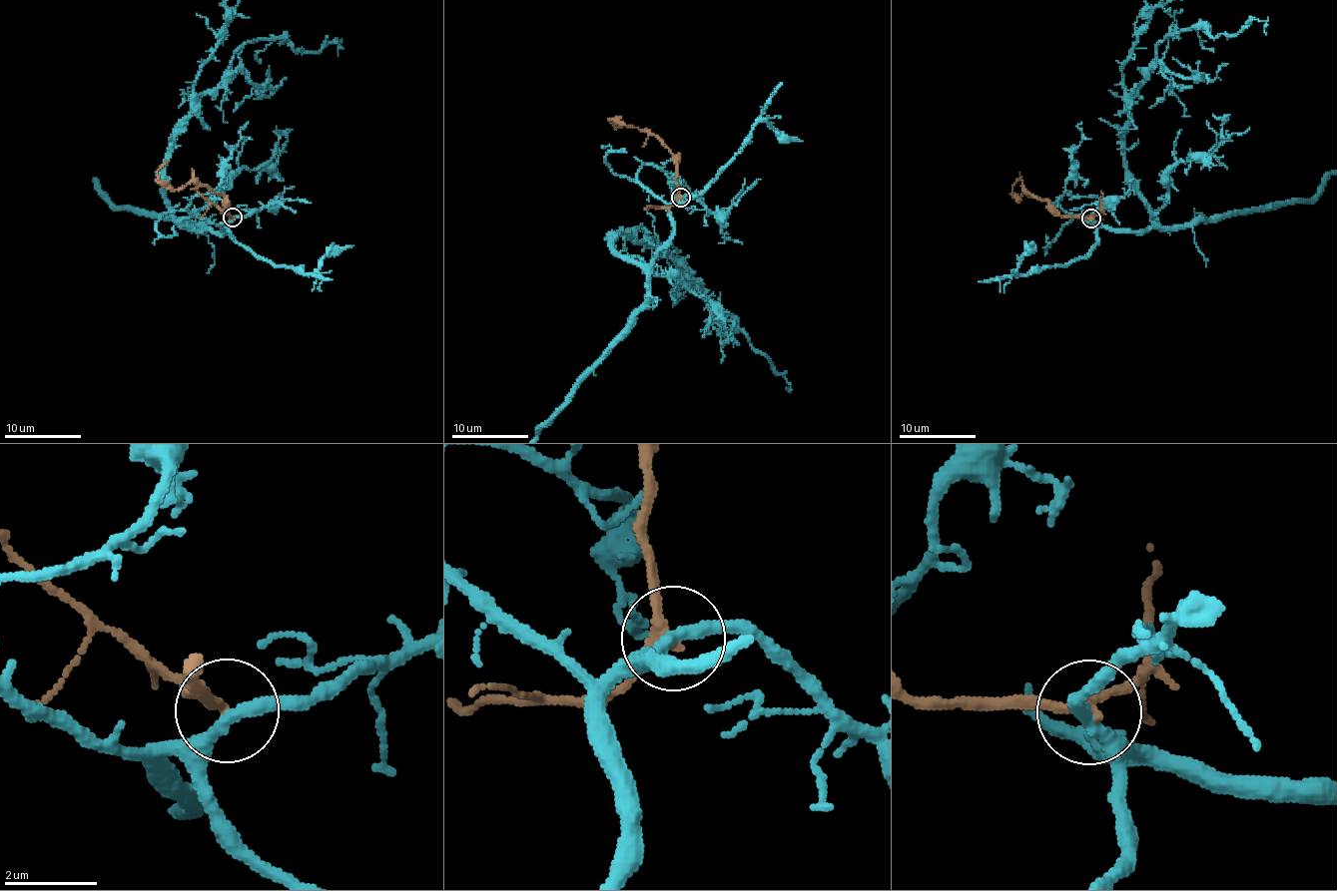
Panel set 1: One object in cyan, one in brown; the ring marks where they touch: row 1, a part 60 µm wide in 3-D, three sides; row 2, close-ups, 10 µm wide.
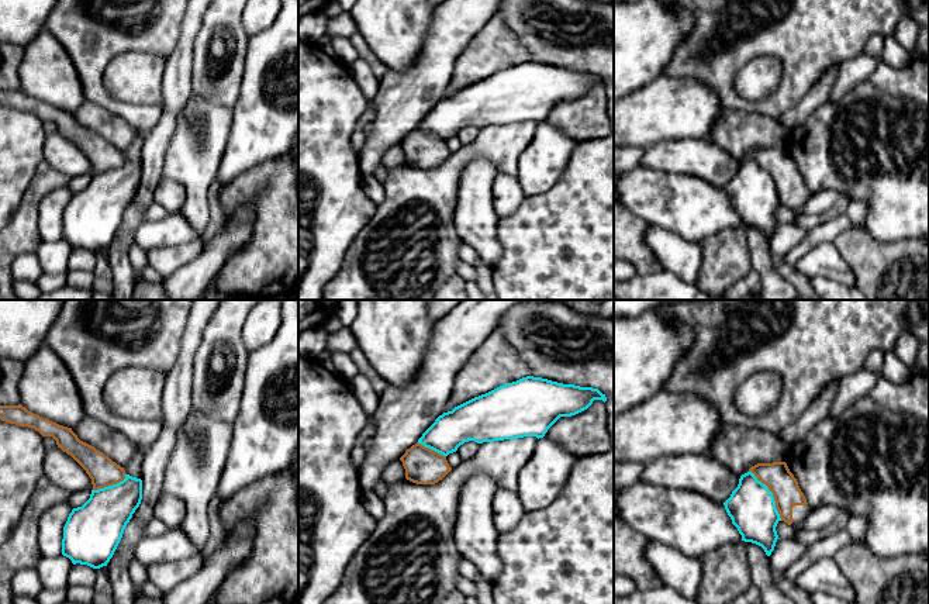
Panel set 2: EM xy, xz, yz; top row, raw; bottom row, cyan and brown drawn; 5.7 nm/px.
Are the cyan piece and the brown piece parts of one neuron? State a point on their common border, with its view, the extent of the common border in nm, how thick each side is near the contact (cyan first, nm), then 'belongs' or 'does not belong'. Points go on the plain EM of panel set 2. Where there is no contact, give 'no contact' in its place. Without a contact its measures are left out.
yz (772, 179) | 340 nm | 280/160 nm | does not belong

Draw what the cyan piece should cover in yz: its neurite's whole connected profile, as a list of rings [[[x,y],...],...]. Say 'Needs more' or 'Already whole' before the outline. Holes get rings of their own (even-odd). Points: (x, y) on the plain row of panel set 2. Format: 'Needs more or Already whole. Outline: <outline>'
Already whole. Outline: [[[747,156],[723,190],[742,225],[761,231],[770,241],[780,224],[776,211],[781,203],[769,172]]]

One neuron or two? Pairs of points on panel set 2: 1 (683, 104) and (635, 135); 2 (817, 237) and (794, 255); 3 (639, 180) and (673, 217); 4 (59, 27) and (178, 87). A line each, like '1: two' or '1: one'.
1: one
2: one
3: one
4: two

